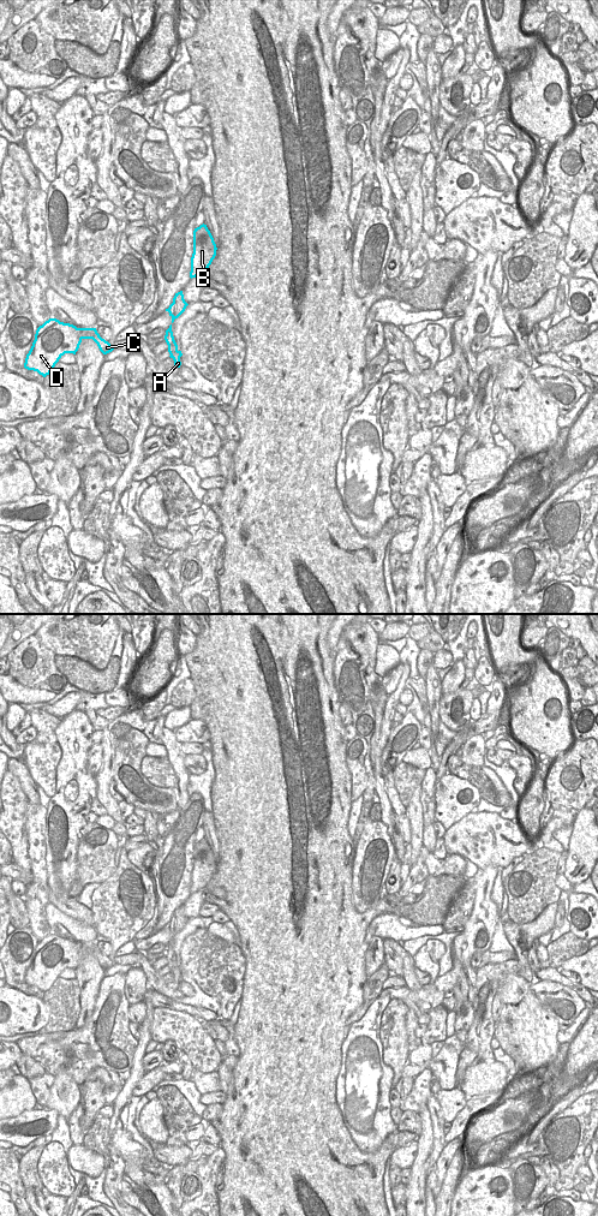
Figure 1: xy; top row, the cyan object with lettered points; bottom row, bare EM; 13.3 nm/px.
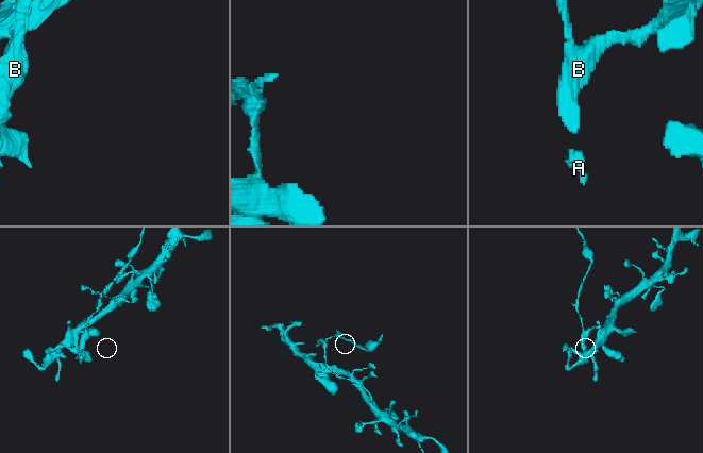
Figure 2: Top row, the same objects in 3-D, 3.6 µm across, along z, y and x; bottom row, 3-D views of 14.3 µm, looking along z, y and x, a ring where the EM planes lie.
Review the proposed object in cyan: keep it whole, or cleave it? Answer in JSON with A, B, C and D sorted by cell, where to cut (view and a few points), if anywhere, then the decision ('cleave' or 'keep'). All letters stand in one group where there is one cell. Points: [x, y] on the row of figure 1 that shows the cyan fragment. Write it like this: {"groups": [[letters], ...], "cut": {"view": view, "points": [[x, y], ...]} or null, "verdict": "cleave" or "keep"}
{"groups": [["A", "B"], ["C", "D"]], "cut": {"view": "xy", "points": [[193, 242], [203, 242], [205, 244], [208, 249], [207, 268]]}, "verdict": "cleave"}

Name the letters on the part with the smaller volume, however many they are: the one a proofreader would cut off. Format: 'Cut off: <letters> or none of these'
Cut off: A, B

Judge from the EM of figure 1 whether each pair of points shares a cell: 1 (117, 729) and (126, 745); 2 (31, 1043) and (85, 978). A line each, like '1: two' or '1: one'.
1: two
2: two

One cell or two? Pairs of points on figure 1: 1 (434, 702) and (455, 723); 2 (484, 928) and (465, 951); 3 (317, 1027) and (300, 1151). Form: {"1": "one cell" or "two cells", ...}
{"1": "two cells", "2": "one cell", "3": "one cell"}

